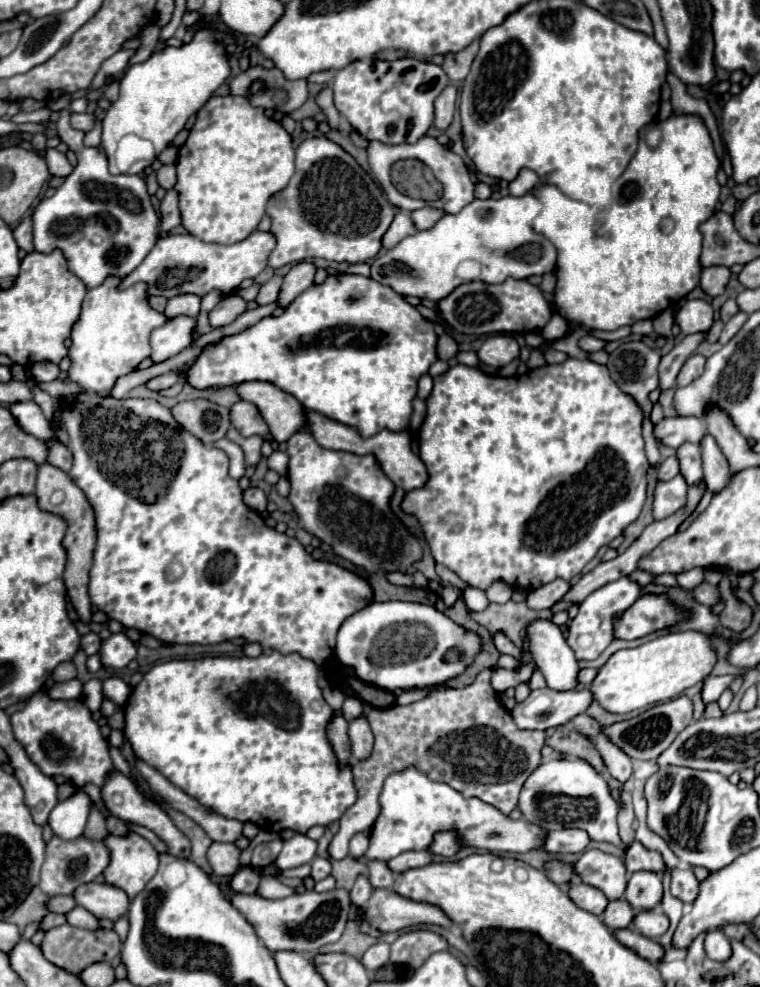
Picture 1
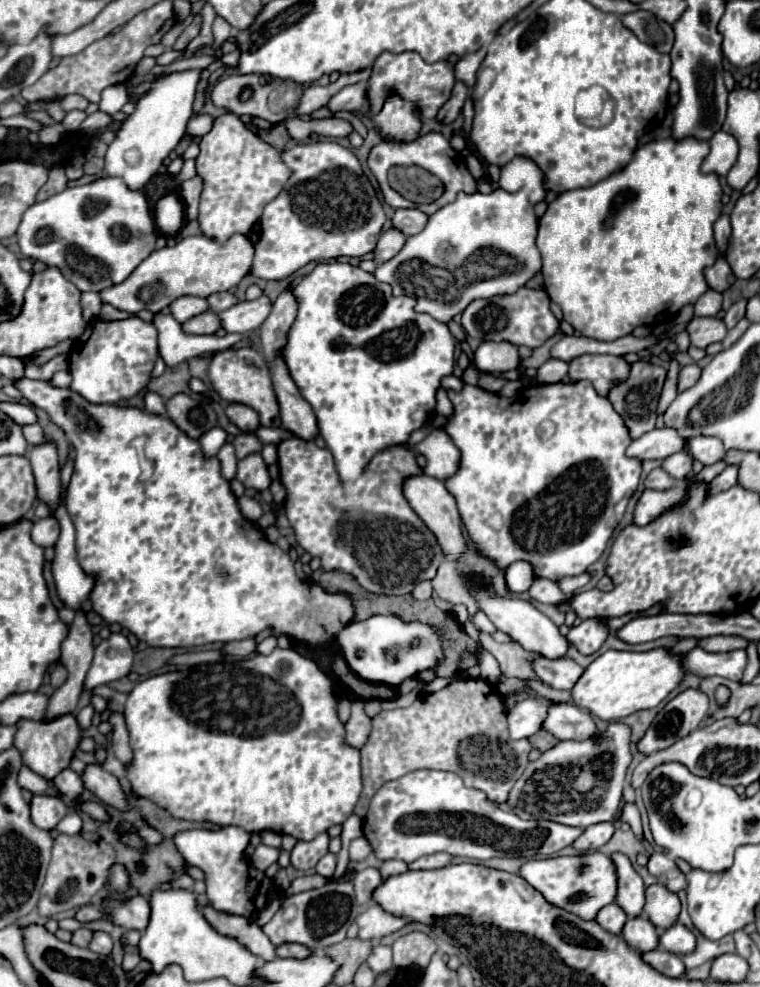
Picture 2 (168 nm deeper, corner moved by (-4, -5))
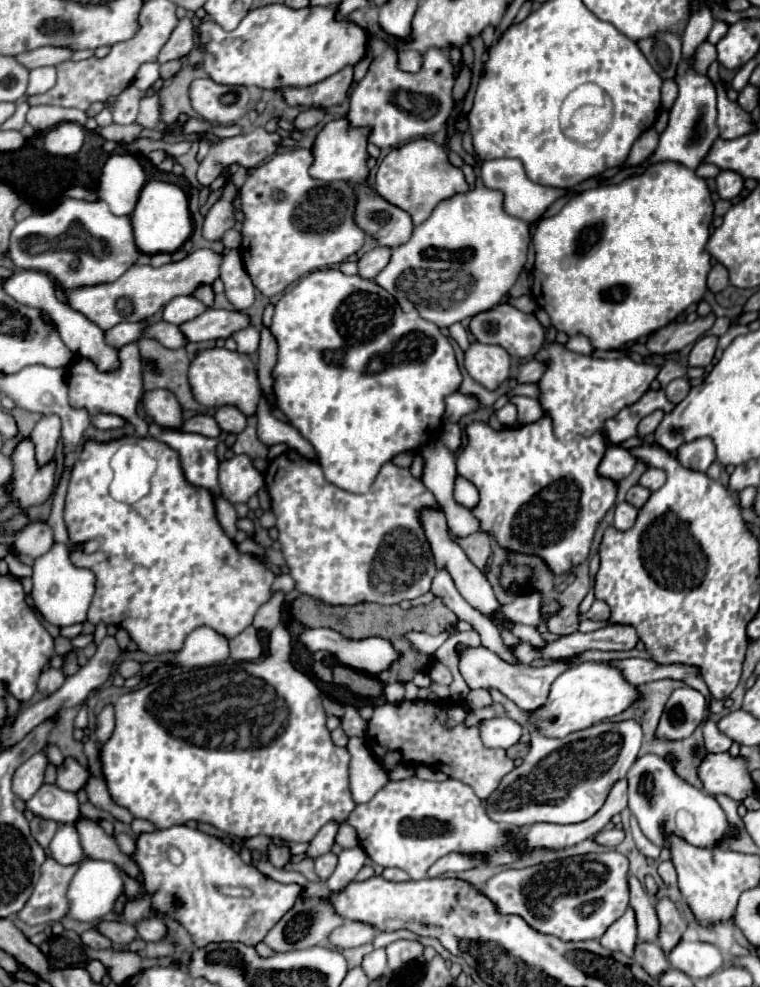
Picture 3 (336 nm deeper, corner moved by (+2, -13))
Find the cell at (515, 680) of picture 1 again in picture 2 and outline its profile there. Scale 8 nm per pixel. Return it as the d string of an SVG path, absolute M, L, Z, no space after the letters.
M538 657L534 661L534 671L536 671L538 679L548 683L550 687L570 691L576 685L576 679L580 679L580 675L584 673L584 667L580 667L578 663L574 663L568 657L562 657L562 659Z

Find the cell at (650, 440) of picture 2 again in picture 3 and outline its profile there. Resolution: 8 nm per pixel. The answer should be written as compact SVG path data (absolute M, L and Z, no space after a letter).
M610 447L606 449L606 455L602 457L602 463L598 465L598 475L604 479L610 479L614 483L620 483L624 477L630 475L634 469L636 459L630 455L628 449L622 447Z

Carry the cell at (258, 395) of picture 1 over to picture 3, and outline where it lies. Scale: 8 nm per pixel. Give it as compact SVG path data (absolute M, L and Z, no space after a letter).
M212 347L212 349L198 351L188 367L188 383L192 387L194 399L202 403L204 407L234 405L244 415L256 413L256 405L260 401L260 383L258 383L254 361L244 353L228 351L224 347L222 349Z

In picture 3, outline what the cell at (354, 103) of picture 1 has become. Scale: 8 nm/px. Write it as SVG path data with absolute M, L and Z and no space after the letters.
M306 109L306 111L302 111L292 123L294 123L294 129L304 131L304 129L314 127L314 125L320 123L322 119L324 119L324 111L322 111L322 109Z

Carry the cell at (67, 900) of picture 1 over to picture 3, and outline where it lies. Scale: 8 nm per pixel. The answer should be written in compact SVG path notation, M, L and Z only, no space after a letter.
M102 921L102 923L96 925L96 929L100 933L104 933L106 937L110 937L114 947L124 947L124 949L138 937L136 927L128 921L110 921L110 923Z

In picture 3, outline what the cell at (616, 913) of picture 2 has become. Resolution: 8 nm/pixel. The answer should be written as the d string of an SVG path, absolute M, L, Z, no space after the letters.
M628 909L624 917L620 917L614 925L608 927L604 937L600 939L602 947L610 951L620 951L624 955L634 955L634 947L638 945L638 929L634 909Z

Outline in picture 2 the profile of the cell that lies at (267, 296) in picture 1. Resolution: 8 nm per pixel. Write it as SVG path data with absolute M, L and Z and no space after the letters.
M262 295L256 301L242 301L230 309L222 311L220 321L228 333L244 335L244 333L258 329L264 323L264 319L268 317L270 309L272 309L272 301L266 295Z

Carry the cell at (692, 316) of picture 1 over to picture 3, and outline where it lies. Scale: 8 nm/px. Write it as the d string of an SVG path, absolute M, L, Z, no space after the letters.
M712 335L698 339L690 351L690 357L688 357L690 367L708 367L714 359L716 343L718 343L718 337L712 337Z

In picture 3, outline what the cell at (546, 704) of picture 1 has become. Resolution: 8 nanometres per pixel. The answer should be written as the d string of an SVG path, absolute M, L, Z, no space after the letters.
M502 715L502 717L494 717L494 719L482 719L480 735L482 735L482 741L486 743L486 747L508 749L514 743L518 743L518 739L522 737L522 727L516 721Z

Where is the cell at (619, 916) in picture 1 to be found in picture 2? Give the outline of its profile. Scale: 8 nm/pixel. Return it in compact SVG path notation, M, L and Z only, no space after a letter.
M636 915L636 919L628 917L628 923L624 923L624 931L622 931L622 939L638 951L652 951L658 945L658 933L656 927L644 917L644 915Z

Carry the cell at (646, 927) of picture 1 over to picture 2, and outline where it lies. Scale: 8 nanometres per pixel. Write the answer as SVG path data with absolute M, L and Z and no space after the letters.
M678 921L672 927L668 927L660 933L658 949L662 949L662 951L670 951L670 953L676 953L676 955L686 955L694 947L696 947L696 937Z

